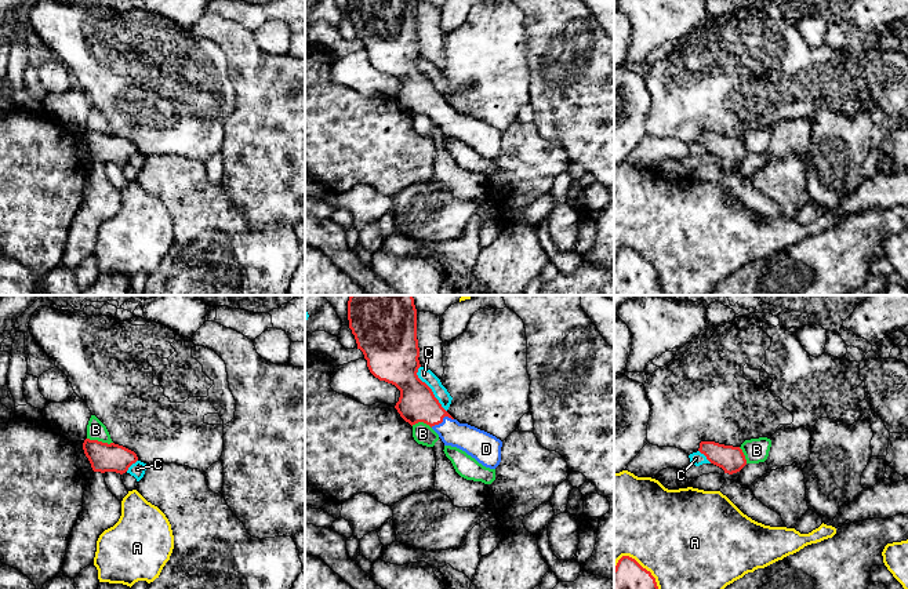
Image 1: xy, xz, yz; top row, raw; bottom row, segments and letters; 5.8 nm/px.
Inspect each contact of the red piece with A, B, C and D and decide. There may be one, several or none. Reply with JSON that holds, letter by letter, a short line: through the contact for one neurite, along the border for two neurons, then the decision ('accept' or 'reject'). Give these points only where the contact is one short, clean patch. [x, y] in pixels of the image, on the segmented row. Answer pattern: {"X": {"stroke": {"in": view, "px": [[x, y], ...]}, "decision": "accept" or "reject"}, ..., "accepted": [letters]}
{"A": {"decision": "reject"}, "B": {"decision": "reject"}, "C": {"decision": "reject"}, "D": {"stroke": {"in": "xz", "px": [[417, 403], [442, 421], [456, 435], [476, 443]]}, "decision": "accept"}, "accepted": ["D"]}

